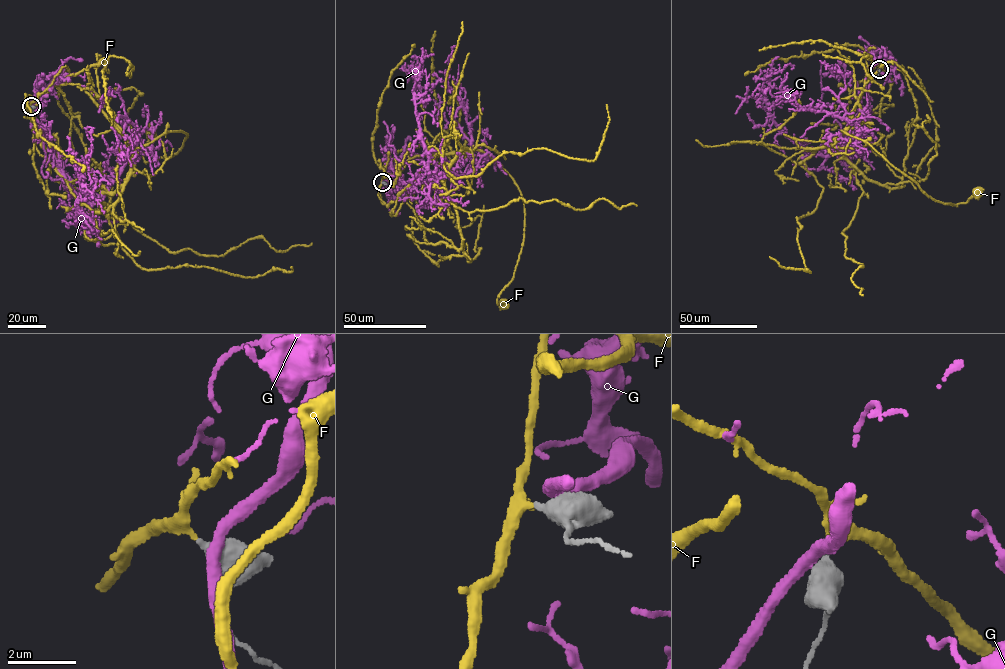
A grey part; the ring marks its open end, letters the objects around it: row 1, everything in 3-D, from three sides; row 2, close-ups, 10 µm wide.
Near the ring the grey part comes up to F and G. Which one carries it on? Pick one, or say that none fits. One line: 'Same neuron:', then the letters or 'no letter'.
Same neuron: F

